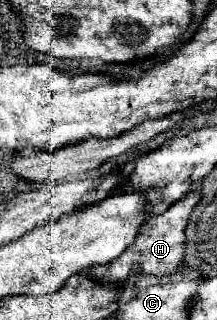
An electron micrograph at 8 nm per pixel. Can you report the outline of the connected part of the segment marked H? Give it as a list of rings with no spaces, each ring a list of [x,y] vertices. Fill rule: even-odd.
[[[192,191],[186,197],[178,199],[174,205],[170,205],[162,215],[150,217],[142,225],[136,241],[120,257],[116,257],[112,263],[106,263],[102,267],[92,267],[90,275],[100,283],[104,281],[104,283],[118,285],[118,283],[128,281],[128,277],[132,277],[132,275],[142,275],[144,273],[144,275],[162,277],[162,275],[174,273],[178,269],[180,261],[182,261],[182,255],[184,255],[184,245],[182,245],[184,243],[184,227],[186,227],[190,211],[198,203],[198,199],[200,199],[200,191]],[[128,269],[132,273],[128,273]]]

